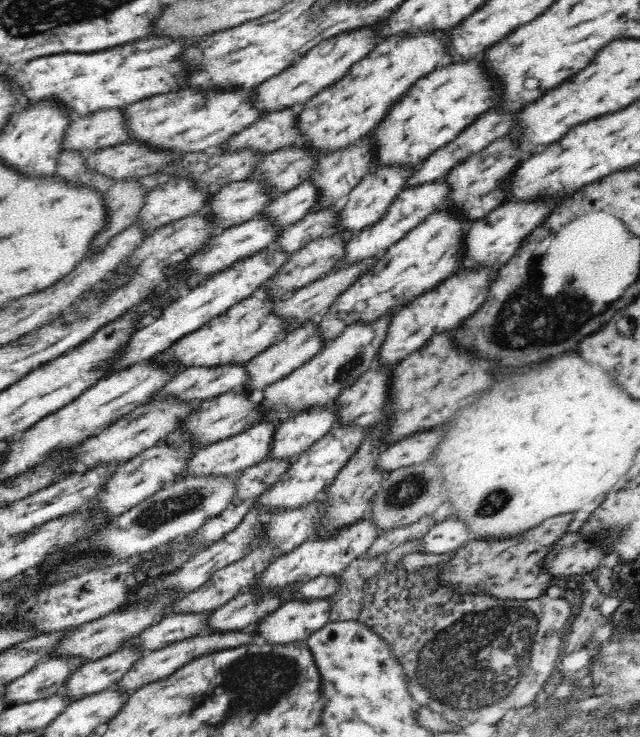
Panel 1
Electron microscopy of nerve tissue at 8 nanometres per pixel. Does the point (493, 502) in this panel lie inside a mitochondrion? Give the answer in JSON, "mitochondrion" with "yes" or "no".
{"mitochondrion":"yes"}

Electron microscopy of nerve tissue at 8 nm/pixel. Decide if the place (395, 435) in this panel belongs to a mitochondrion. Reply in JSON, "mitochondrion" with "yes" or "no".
{"mitochondrion":"no"}

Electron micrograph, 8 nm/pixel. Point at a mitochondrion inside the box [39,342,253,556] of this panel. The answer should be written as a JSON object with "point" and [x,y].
{"point":[154,515]}

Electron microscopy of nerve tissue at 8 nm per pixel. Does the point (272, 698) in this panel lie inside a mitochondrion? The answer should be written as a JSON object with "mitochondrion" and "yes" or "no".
{"mitochondrion":"yes"}

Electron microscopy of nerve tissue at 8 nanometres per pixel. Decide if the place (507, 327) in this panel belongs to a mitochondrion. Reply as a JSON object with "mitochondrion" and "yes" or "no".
{"mitochondrion":"yes"}

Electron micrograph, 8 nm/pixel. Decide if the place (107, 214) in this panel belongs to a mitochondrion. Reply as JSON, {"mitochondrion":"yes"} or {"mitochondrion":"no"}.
{"mitochondrion":"no"}

